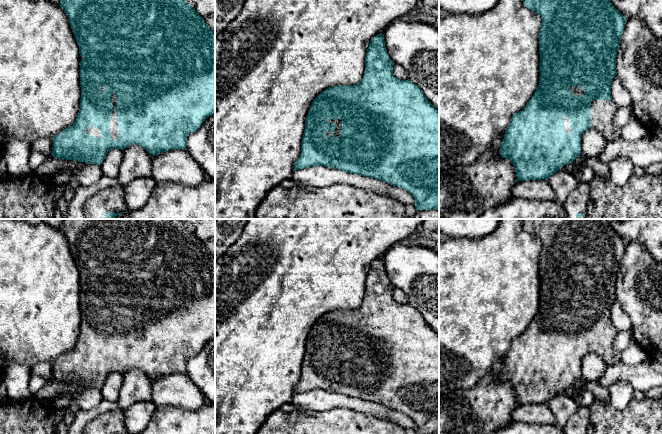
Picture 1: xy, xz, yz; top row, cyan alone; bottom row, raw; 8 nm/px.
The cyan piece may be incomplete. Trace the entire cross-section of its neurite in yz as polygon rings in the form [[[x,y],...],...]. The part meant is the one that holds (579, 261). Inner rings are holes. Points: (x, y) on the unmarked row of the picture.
[[[522,219],[522,225],[524,230],[537,236],[542,242],[538,259],[540,278],[539,309],[525,332],[512,340],[499,374],[503,382],[508,382],[512,385],[518,405],[542,404],[548,403],[563,390],[573,386],[575,382],[581,378],[581,361],[587,353],[594,352],[598,354],[607,366],[614,365],[621,361],[621,352],[616,350],[613,344],[618,330],[611,321],[611,307],[617,298],[617,274],[626,248],[626,242],[615,232],[607,219]]]

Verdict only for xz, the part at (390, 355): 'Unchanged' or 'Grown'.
Grown

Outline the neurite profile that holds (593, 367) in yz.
[[[587,353],[581,361],[581,377],[589,382],[598,382],[604,375],[607,365],[596,353]]]

